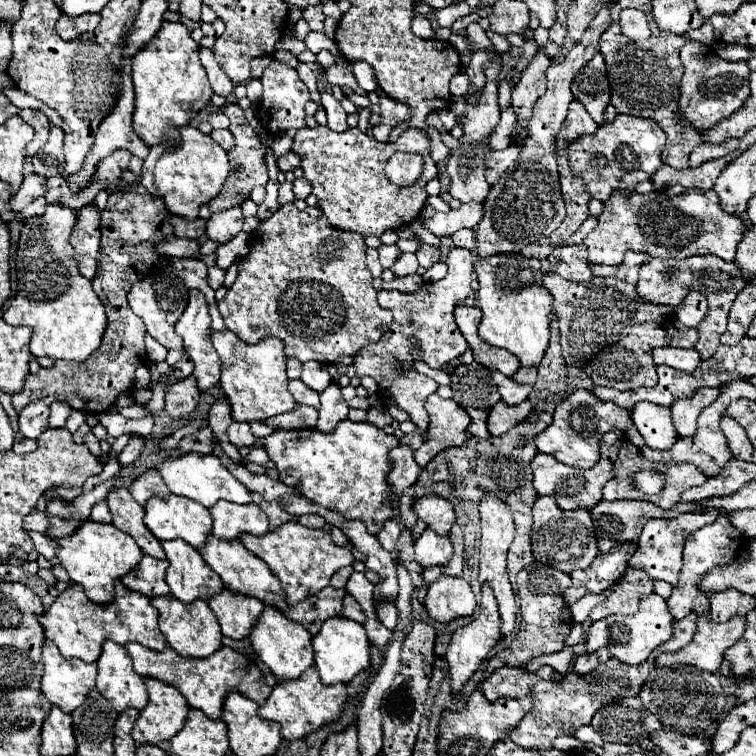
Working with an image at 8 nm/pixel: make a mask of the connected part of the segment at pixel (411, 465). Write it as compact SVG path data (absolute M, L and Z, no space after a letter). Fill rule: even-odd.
M404 445L394 447L390 451L390 459L394 461L394 469L388 475L388 483L394 489L394 497L400 497L406 487L416 483L420 475L420 467L414 461L414 453L410 451L410 447Z

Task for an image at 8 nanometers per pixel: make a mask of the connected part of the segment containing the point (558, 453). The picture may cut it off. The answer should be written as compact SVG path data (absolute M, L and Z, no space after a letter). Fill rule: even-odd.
M576 389L572 391L554 411L552 425L536 435L536 447L542 453L550 453L560 463L588 469L600 459L600 439L608 431L620 431L626 433L632 425L630 413L622 411L622 407L614 403L602 403L594 399L594 393L588 389Z

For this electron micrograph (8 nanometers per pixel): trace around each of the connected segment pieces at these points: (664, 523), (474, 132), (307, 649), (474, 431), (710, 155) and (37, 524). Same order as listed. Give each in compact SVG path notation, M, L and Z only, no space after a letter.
M712 509L712 511L702 511L702 513L684 513L674 519L650 519L642 529L638 551L630 559L630 567L642 567L652 579L662 579L670 585L676 585L680 567L682 567L682 547L684 547L686 537L694 533L696 529L702 529L704 525L714 523L718 515L720 511Z
M432 113L428 117L428 123L434 125L442 133L442 141L450 147L450 157L448 157L448 167L446 167L448 175L452 179L450 195L454 199L458 199L460 203L470 203L470 201L482 203L486 199L488 191L490 191L490 185L484 179L484 157L486 157L486 153L490 153L486 139L488 139L490 131L498 125L498 121L500 121L500 113L492 113L492 115L486 115L486 117L472 117L472 121L466 123L466 127L464 127L466 135L462 139L454 139L452 135L446 133L442 121L438 119L438 113Z
M264 607L256 627L250 633L250 643L260 657L260 661L270 669L276 683L284 683L290 679L298 679L304 669L314 665L314 649L312 649L312 635L294 621L288 621L284 615L280 615L274 607Z
M476 361L472 365L458 365L456 373L450 377L454 401L472 417L468 433L480 439L488 439L490 433L486 429L486 419L490 409L500 401L498 387L490 379L490 371Z
M728 139L726 143L720 145L710 145L710 143L700 143L692 153L690 153L690 167L698 167L706 161L724 157L728 153L732 153L734 149L738 149L738 139Z
M50 489L46 495L42 495L34 507L34 511L24 519L26 531L46 531L48 519L46 519L46 505L50 499L62 499L54 489Z

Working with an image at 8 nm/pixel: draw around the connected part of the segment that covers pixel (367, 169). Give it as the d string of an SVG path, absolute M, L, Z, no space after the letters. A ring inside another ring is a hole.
M304 127L296 131L292 151L300 155L300 167L304 177L312 185L312 193L318 197L318 207L328 217L328 223L342 231L354 231L362 237L380 237L384 231L400 229L410 225L422 211L426 203L426 183L436 179L438 169L430 155L424 157L424 173L412 187L396 187L388 183L384 175L384 165L392 153L396 153L394 143L380 143L364 135L358 127L346 133L334 133L330 127Z

